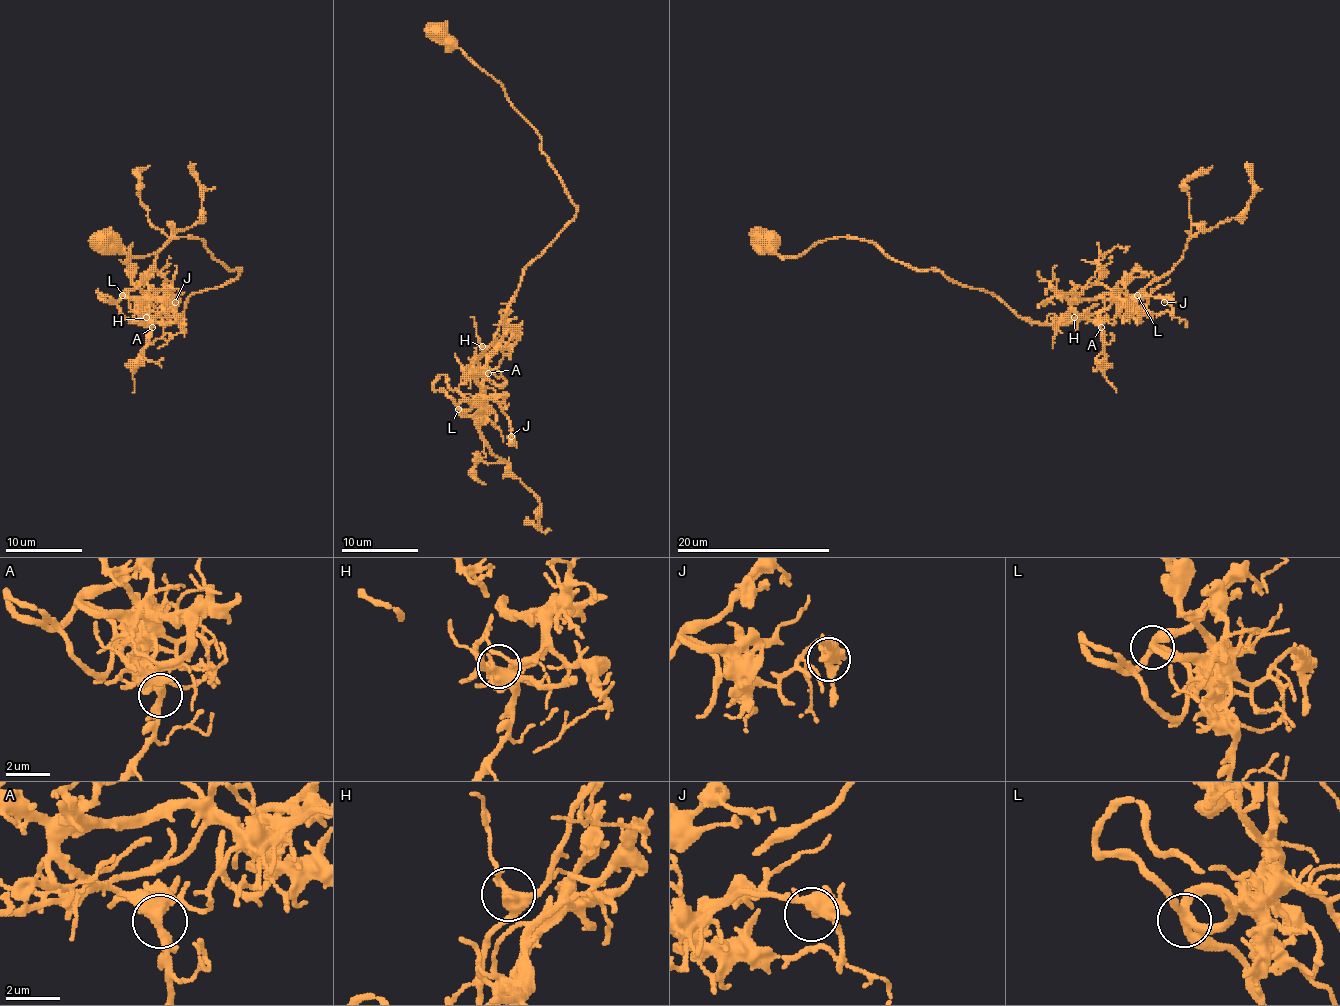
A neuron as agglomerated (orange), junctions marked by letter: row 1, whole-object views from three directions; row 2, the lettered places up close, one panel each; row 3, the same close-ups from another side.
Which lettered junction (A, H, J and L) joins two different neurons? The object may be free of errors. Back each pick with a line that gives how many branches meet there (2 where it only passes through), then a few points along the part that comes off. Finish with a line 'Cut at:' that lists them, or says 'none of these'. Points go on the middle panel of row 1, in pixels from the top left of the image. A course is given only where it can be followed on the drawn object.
Cut at: none of these

